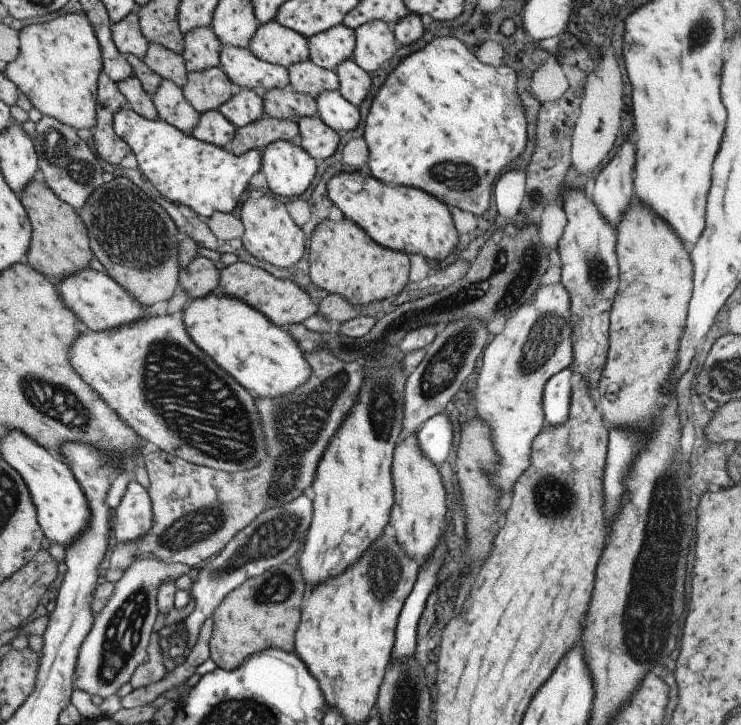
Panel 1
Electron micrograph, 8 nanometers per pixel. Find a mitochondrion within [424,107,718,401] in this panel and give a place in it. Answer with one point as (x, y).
(541, 343)

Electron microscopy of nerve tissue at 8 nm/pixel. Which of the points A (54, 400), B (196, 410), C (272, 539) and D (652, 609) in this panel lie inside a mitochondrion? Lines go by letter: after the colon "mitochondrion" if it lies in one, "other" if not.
A: mitochondrion
B: mitochondrion
C: mitochondrion
D: mitochondrion

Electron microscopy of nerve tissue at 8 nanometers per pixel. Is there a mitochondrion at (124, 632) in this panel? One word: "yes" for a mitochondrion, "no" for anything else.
yes

